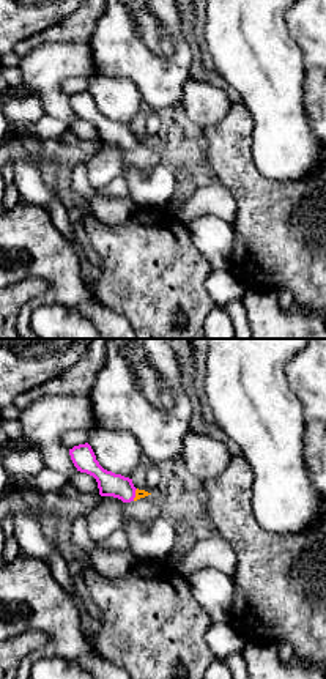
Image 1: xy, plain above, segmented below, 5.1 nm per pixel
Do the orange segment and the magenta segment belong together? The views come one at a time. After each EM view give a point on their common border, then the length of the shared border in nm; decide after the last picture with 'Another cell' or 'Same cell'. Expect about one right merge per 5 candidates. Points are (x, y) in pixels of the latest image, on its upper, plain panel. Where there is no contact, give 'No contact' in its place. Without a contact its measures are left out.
Touches orange at (136, 142). Shared border 70 nm

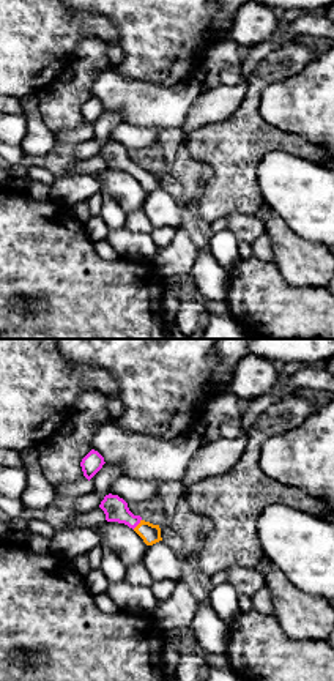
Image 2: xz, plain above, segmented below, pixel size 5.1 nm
Touches orange at (139, 171). Shared border 70 nm

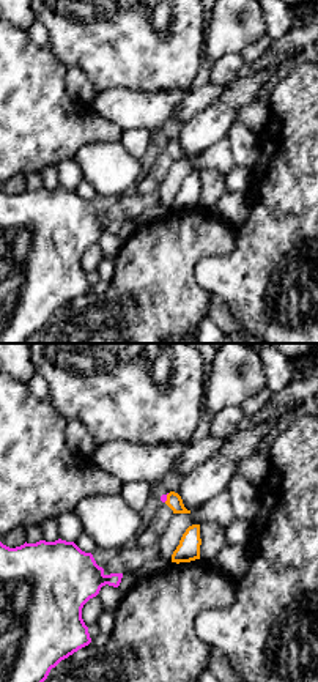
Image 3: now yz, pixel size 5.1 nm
Touches orange at (167, 145). Shared border 50 nm

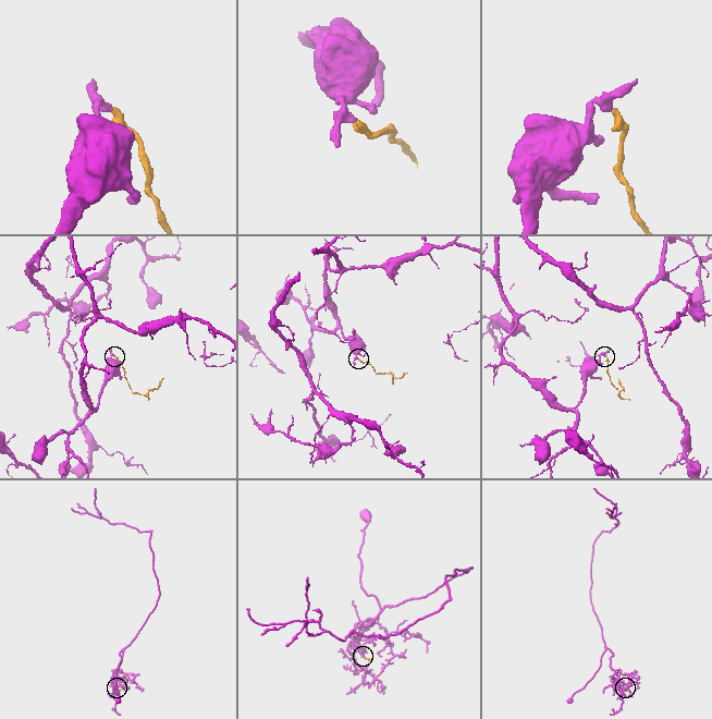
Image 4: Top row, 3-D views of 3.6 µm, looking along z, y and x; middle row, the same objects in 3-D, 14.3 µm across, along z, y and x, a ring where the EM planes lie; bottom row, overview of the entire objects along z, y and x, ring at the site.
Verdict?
Same cell

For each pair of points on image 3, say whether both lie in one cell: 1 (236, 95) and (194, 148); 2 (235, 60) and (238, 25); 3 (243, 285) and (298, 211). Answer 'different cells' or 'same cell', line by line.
1: same cell
2: different cells
3: same cell

